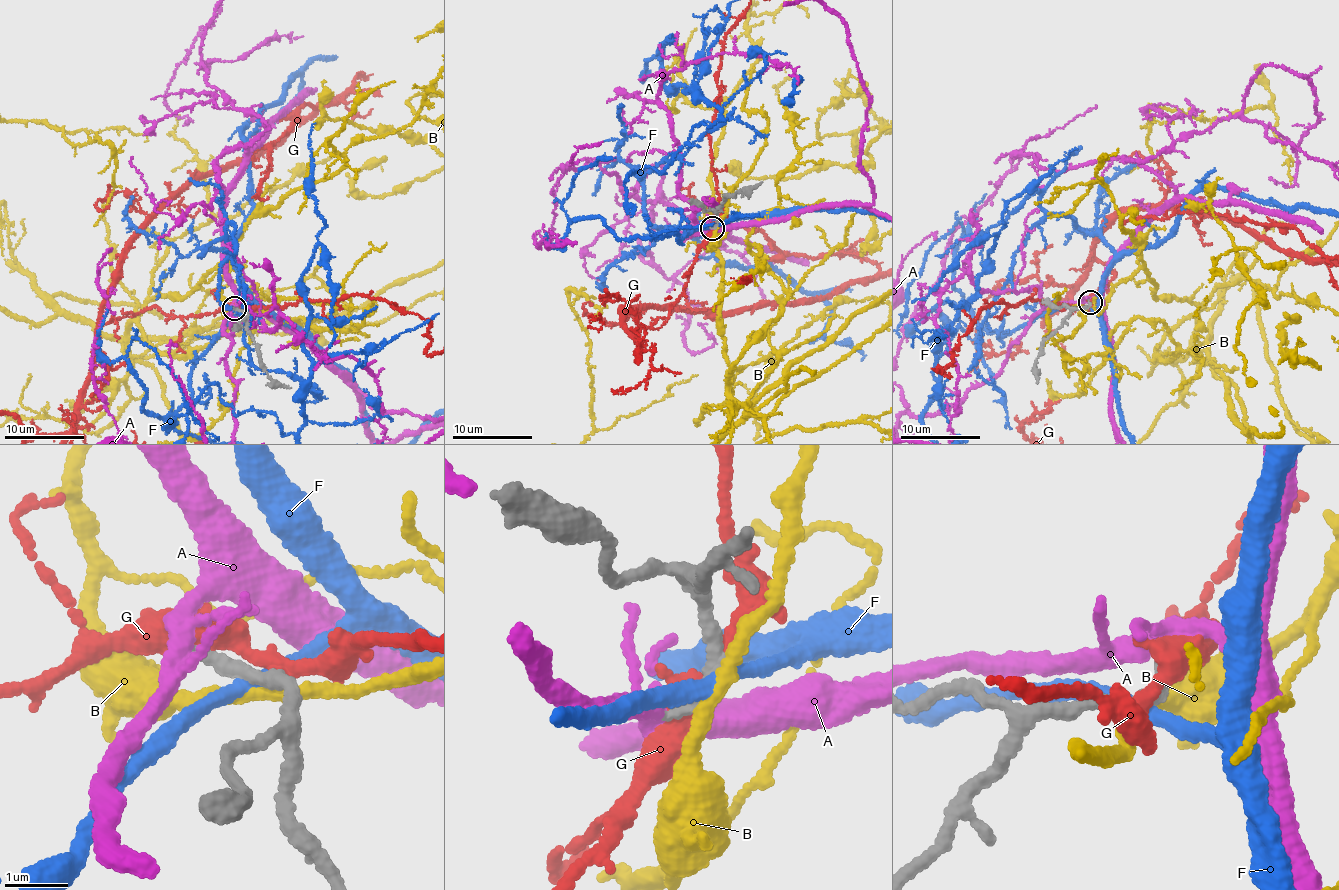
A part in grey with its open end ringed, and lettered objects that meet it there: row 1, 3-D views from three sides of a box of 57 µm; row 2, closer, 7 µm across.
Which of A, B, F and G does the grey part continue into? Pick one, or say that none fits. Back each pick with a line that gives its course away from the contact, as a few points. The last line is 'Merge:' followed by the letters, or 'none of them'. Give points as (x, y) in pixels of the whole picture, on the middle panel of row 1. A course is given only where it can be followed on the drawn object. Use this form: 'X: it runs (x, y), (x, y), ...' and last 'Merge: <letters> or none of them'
Merge: none of them

